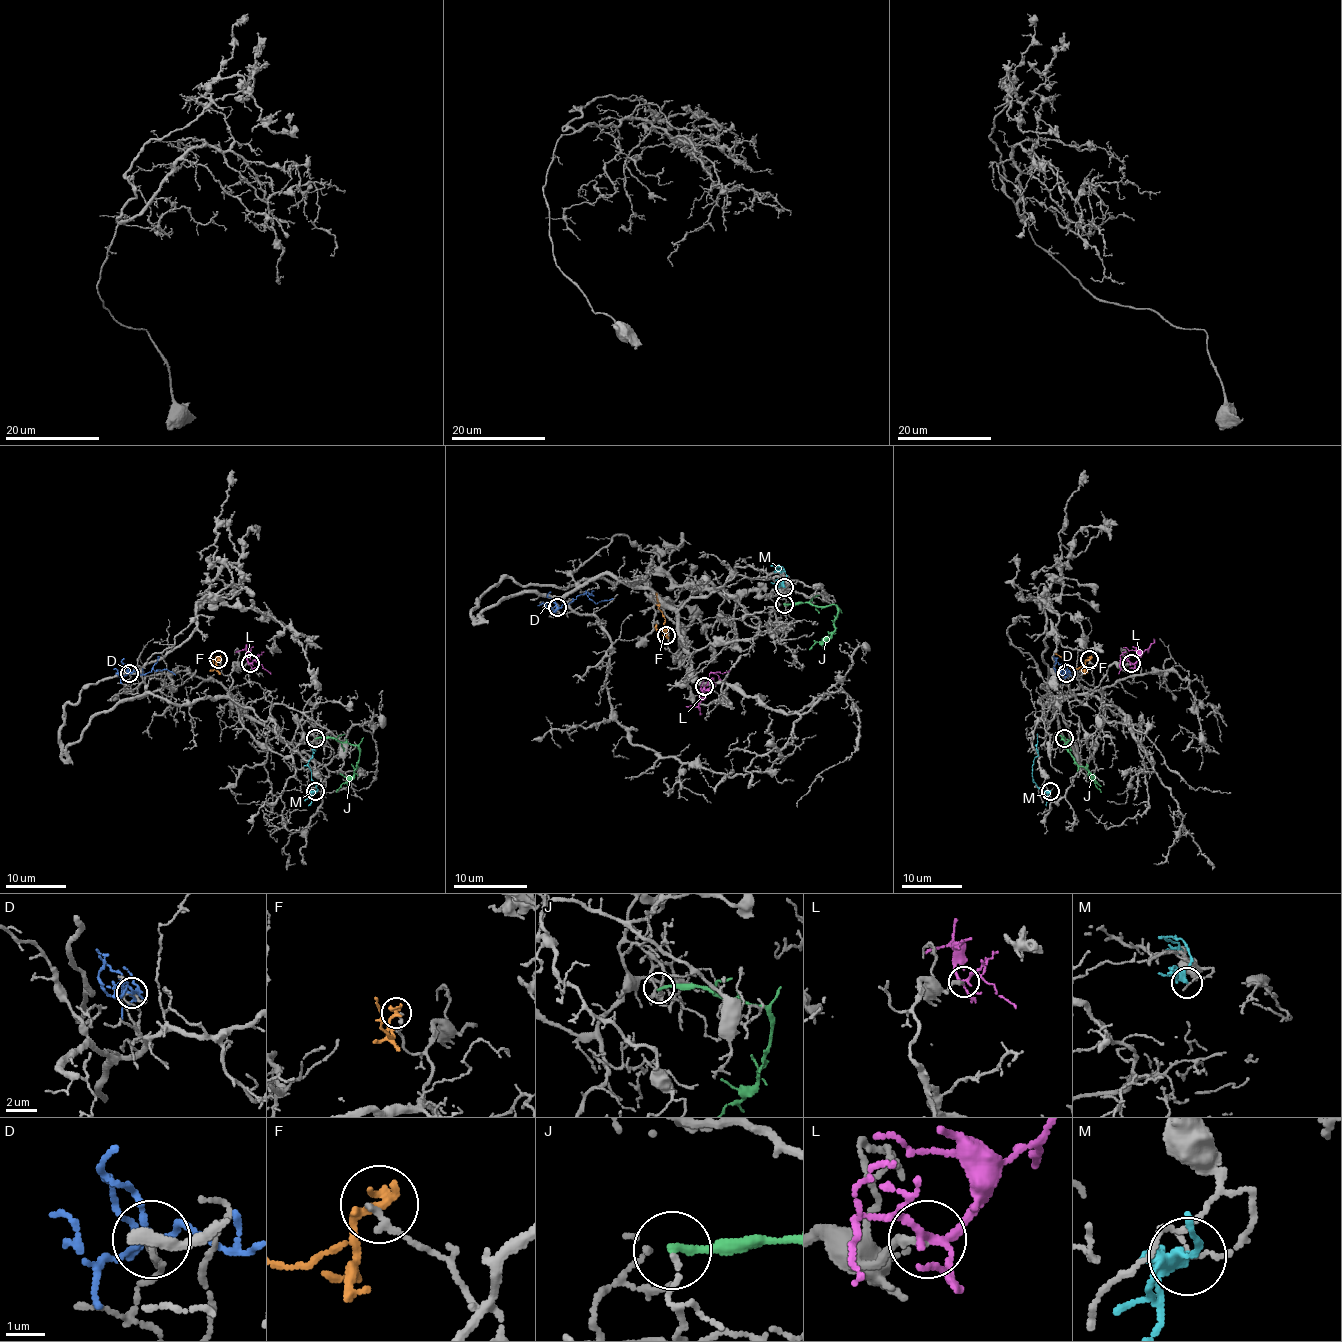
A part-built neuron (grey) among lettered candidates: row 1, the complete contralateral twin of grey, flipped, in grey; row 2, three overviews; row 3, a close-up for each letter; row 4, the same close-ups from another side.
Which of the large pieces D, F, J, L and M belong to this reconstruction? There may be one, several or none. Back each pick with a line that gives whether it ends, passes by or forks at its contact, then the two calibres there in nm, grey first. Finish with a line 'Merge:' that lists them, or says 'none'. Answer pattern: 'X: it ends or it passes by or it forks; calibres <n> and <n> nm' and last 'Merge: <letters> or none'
L: it forks; calibres 200 and 170 nm
Merge: L

